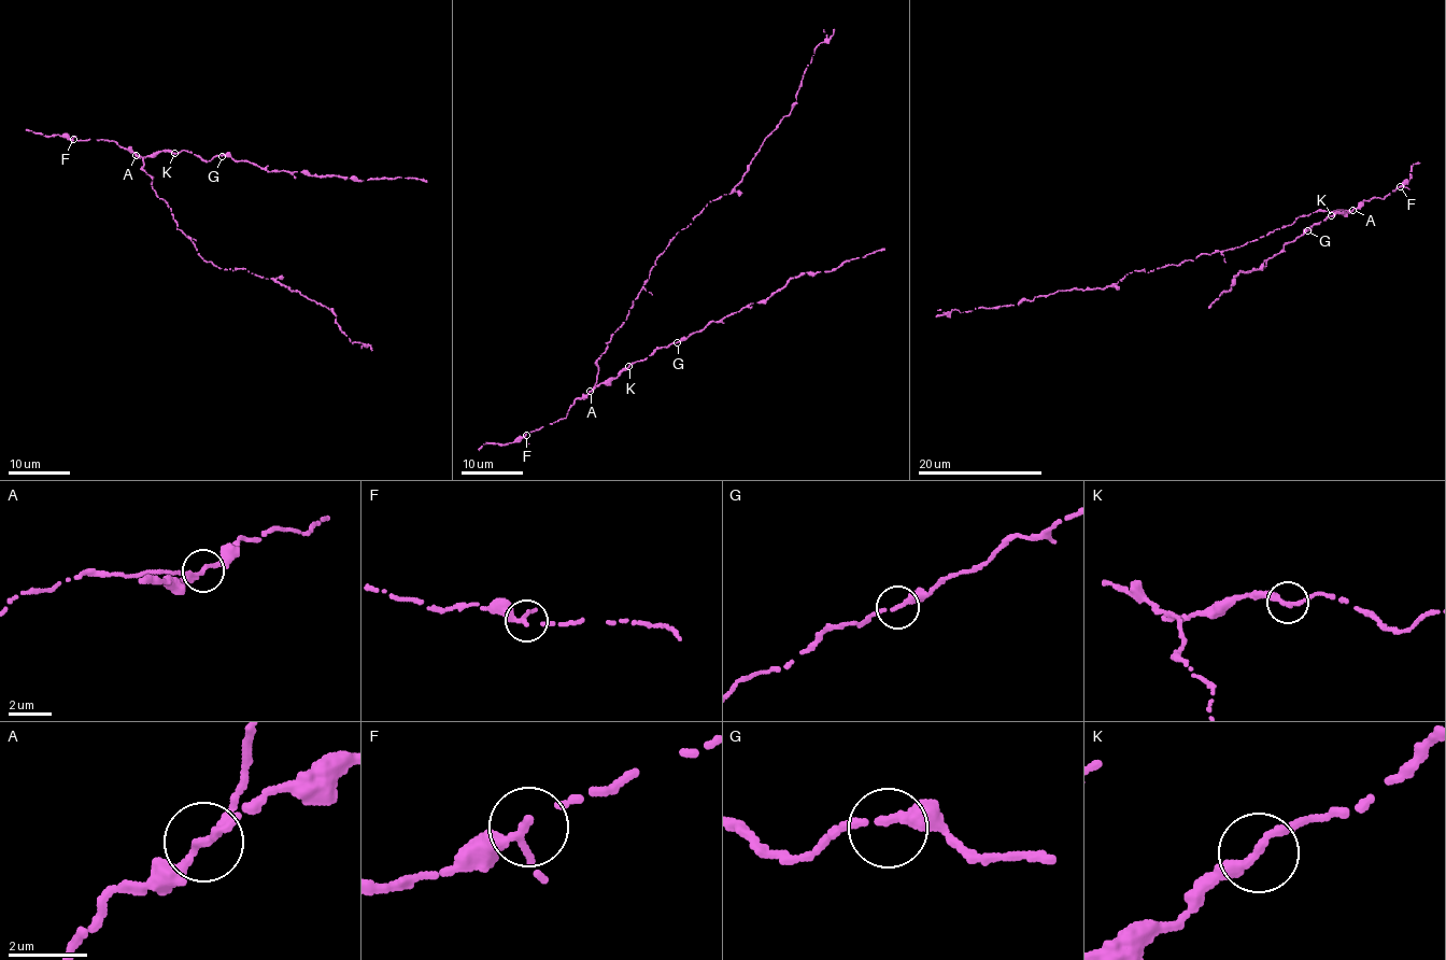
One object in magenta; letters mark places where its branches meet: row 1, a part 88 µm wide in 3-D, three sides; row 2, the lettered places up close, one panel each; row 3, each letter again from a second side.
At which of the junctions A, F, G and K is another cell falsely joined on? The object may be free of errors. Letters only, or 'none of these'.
A

